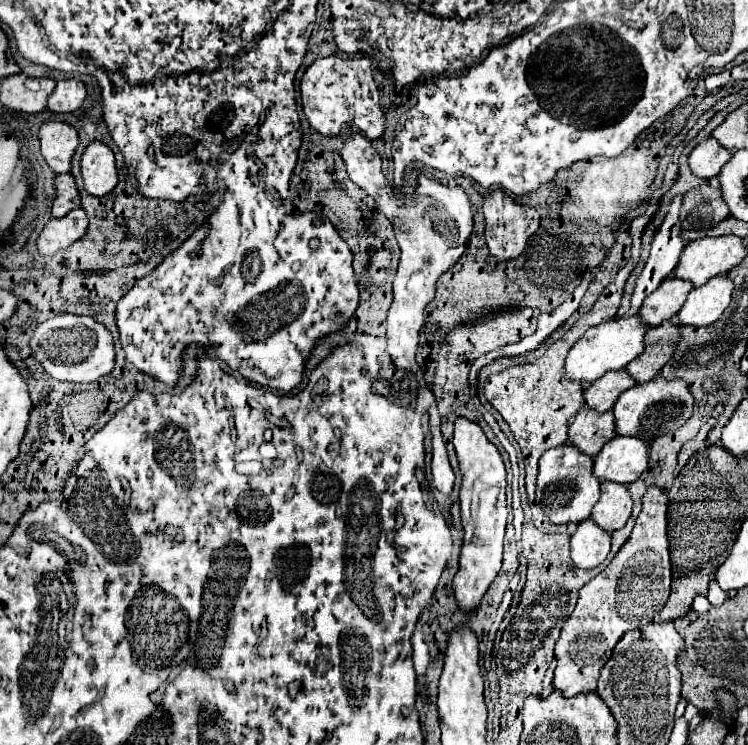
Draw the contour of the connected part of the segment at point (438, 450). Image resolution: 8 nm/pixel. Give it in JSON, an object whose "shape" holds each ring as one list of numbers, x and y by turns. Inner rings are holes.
{"shape":[[432,442,432,484,442,494,450,494,454,488,454,472,450,468,444,442]]}

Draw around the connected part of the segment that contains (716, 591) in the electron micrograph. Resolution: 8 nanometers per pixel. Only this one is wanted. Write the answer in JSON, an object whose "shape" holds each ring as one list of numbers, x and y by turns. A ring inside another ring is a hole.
{"shape":[[711,580,709,583,708,600,712,606,720,606,724,600,726,600,726,594,724,590,718,586,716,580]]}

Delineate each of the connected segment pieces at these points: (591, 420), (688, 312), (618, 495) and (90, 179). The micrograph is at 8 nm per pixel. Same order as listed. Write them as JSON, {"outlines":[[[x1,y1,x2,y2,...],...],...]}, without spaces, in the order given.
{"outlines":[[[588,406,578,410,572,424,568,426,568,444,576,446,582,450,582,454,592,458,612,436,616,436,612,426,612,412,596,414]],[[726,276,710,278,704,286,692,288,684,306,676,314,680,324,706,326,720,318,732,296,732,282]],[[616,482,600,484,600,500,592,510,592,520,606,532,620,530,632,512,632,500,626,486]],[[92,140,82,152,80,170,82,170,84,188,92,196,106,196,108,192,114,190,118,182,114,154,106,144,98,140]]]}

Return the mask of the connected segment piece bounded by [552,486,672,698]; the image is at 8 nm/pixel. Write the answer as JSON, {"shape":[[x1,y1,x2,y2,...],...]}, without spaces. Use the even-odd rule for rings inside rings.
{"shape":[[648,486,642,496,642,510,636,518,630,538,612,558,612,562,584,584,572,616,564,622,556,642,556,670,552,686,566,698,594,692,600,668,622,638,622,632,640,628,654,620,668,600,672,584,672,560,668,548,668,496,660,486]]}

